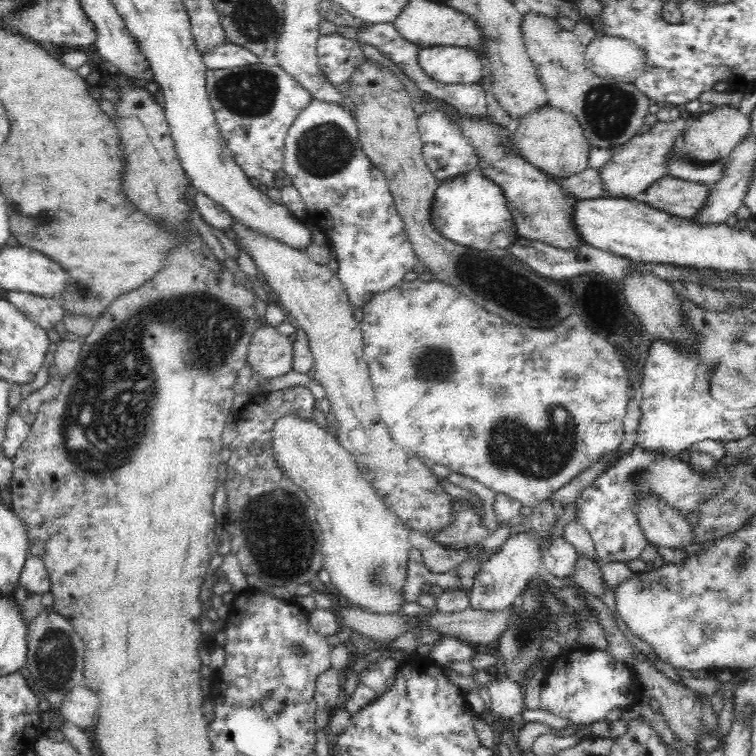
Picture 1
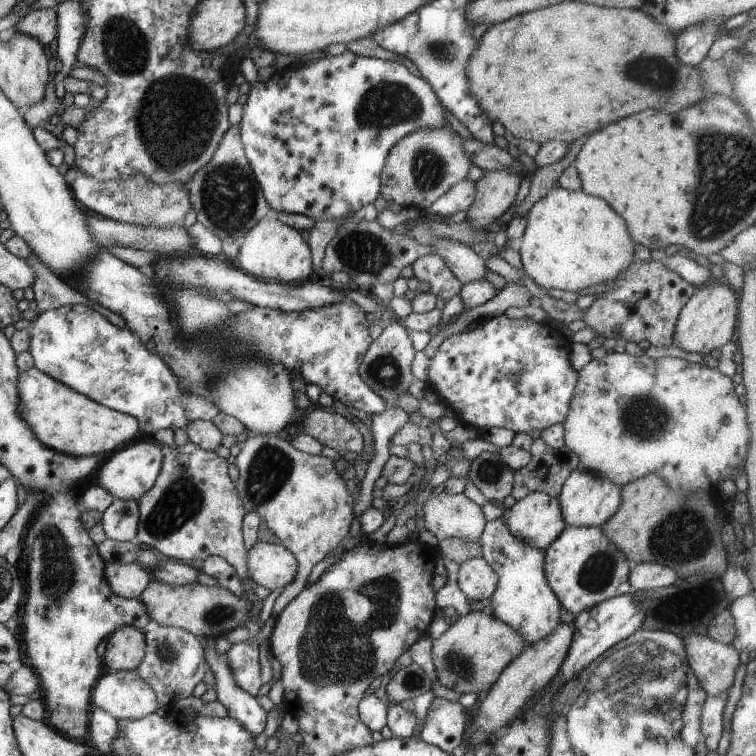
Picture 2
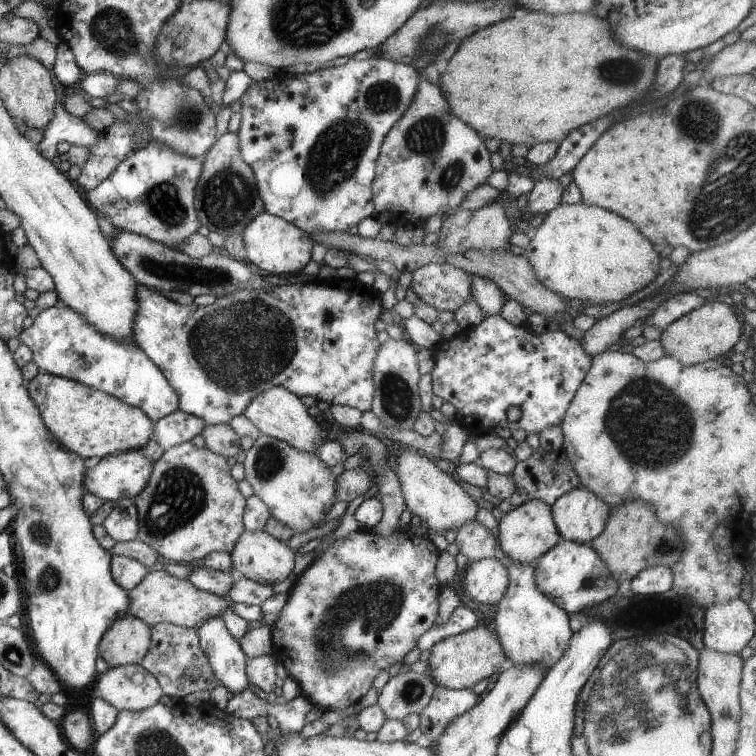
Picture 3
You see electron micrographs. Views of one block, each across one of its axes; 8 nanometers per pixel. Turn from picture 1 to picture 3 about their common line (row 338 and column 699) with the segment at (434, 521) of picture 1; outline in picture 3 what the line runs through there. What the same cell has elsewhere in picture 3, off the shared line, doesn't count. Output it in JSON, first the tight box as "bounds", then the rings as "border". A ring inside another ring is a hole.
{"bounds":[659,298,740,366],"border":[[[707,298],[699,307],[690,310],[683,316],[677,317],[671,324],[668,324],[661,332],[659,342],[661,343],[665,356],[674,358],[683,366],[700,363],[709,359],[723,359],[723,355],[732,350],[735,343],[739,340],[740,316],[732,312],[725,303],[718,302],[716,299]]]}

